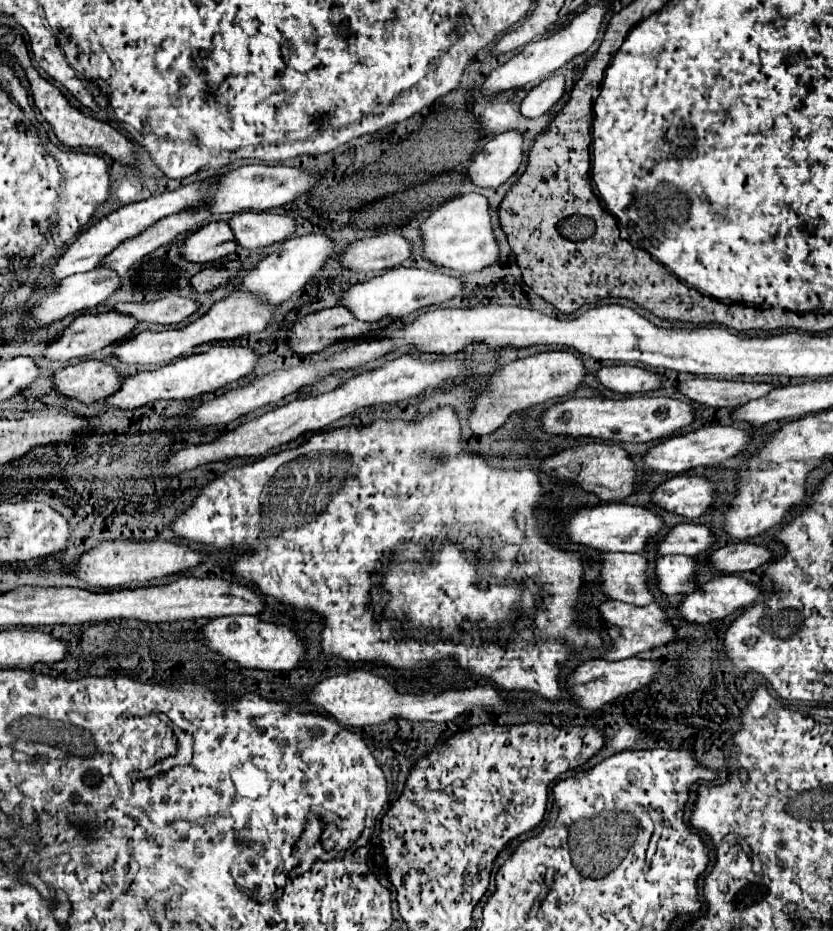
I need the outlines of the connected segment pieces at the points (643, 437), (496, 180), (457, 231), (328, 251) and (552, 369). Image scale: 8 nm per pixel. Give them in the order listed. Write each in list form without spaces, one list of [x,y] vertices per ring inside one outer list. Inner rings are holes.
[[[627,396],[621,400],[611,398],[569,398],[553,408],[549,408],[543,414],[543,426],[551,434],[563,434],[563,436],[591,436],[591,438],[603,438],[613,442],[655,442],[669,438],[677,432],[687,430],[695,422],[695,408],[677,398],[661,398],[661,396]]]
[[[509,130],[493,136],[469,166],[469,178],[481,188],[497,188],[505,184],[521,166],[525,134]]]
[[[465,194],[445,202],[421,224],[421,230],[425,240],[425,258],[439,266],[453,268],[459,274],[479,272],[501,260],[501,248],[491,226],[491,206],[481,194]]]
[[[321,232],[285,240],[283,244],[279,244],[279,248],[275,252],[271,252],[265,260],[261,260],[255,266],[255,270],[251,270],[243,278],[241,290],[265,294],[271,304],[281,304],[287,298],[291,298],[297,290],[301,290],[319,270],[323,270],[323,266],[329,262],[329,258],[335,258],[337,254],[339,254],[339,250],[335,250],[335,240]]]
[[[551,350],[543,354],[535,354],[529,358],[519,358],[511,364],[505,364],[499,374],[493,376],[489,382],[489,392],[477,400],[475,412],[469,418],[469,426],[477,436],[491,434],[497,430],[511,412],[527,410],[535,404],[543,404],[549,400],[561,400],[569,394],[573,394],[579,384],[583,384],[583,378],[587,376],[587,368],[581,358],[577,358],[569,350]]]

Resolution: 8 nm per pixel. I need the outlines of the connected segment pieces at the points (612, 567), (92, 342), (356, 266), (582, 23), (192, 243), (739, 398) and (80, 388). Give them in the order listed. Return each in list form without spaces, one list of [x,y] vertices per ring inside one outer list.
[[[603,554],[601,588],[613,598],[635,606],[655,602],[647,582],[649,562],[641,554]]]
[[[117,310],[101,312],[101,314],[79,314],[65,330],[63,334],[45,350],[45,356],[53,360],[71,360],[71,358],[81,358],[81,356],[91,356],[93,352],[103,350],[109,344],[119,344],[127,336],[133,334],[137,328],[139,320],[133,320],[133,316],[121,316]]]
[[[397,232],[363,238],[341,254],[341,264],[351,270],[373,272],[401,266],[411,258],[411,244]]]
[[[597,4],[597,6],[589,6],[587,10],[579,12],[563,30],[541,38],[541,40],[533,40],[529,44],[525,44],[519,54],[515,54],[509,62],[505,62],[503,66],[499,66],[497,70],[491,72],[491,76],[485,80],[483,84],[483,94],[491,96],[495,92],[501,90],[509,90],[509,88],[521,88],[529,82],[541,82],[543,78],[551,76],[555,70],[559,70],[563,64],[567,64],[569,60],[573,60],[575,56],[587,52],[587,48],[597,40],[599,36],[599,28],[601,22],[607,14],[607,6],[605,4]]]
[[[211,222],[191,234],[183,244],[183,256],[191,262],[215,262],[237,250],[233,230],[227,222]]]
[[[695,378],[679,384],[679,390],[687,398],[727,410],[735,410],[739,408],[739,404],[757,400],[769,394],[771,388],[777,388],[777,384],[733,382],[733,380],[713,380],[713,378]]]
[[[83,360],[55,374],[55,390],[83,402],[107,398],[121,386],[119,372],[101,360]]]

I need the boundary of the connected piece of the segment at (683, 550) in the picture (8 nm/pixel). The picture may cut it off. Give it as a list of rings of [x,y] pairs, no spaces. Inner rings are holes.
[[[677,524],[669,530],[669,534],[659,542],[659,556],[665,554],[687,554],[697,556],[709,550],[717,542],[713,530],[707,524]]]

